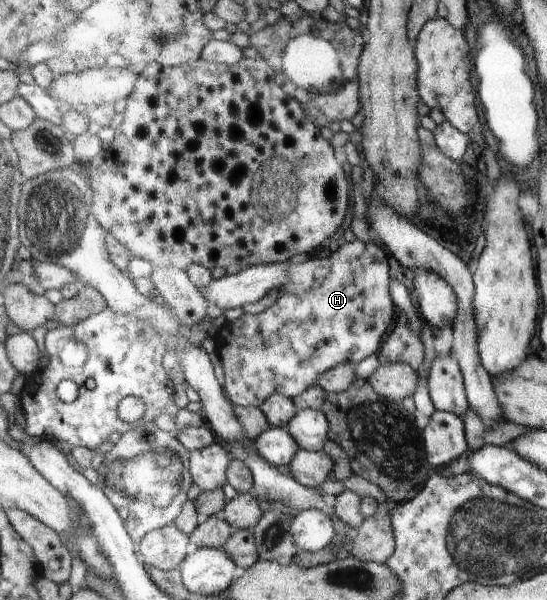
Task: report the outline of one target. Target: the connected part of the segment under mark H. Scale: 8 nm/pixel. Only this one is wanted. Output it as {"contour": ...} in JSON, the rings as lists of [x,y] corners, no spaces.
{"contour":[[[355,240],[353,243],[345,243],[341,245],[337,251],[333,251],[329,257],[323,259],[307,259],[305,263],[299,265],[289,265],[289,285],[285,285],[285,289],[279,291],[279,297],[275,301],[275,305],[271,305],[269,309],[258,314],[243,314],[241,317],[232,322],[225,324],[223,333],[218,337],[218,354],[223,365],[225,379],[223,379],[223,387],[227,399],[234,406],[255,406],[259,407],[269,396],[274,393],[284,394],[285,397],[299,396],[300,393],[307,392],[309,388],[317,385],[318,380],[329,369],[335,368],[336,365],[353,364],[363,361],[365,357],[369,357],[371,353],[375,353],[381,345],[381,337],[387,331],[389,323],[393,319],[393,301],[391,301],[391,293],[389,293],[389,263],[387,263],[387,255],[383,251],[383,247],[379,247],[379,243],[369,241],[364,243]]]}

